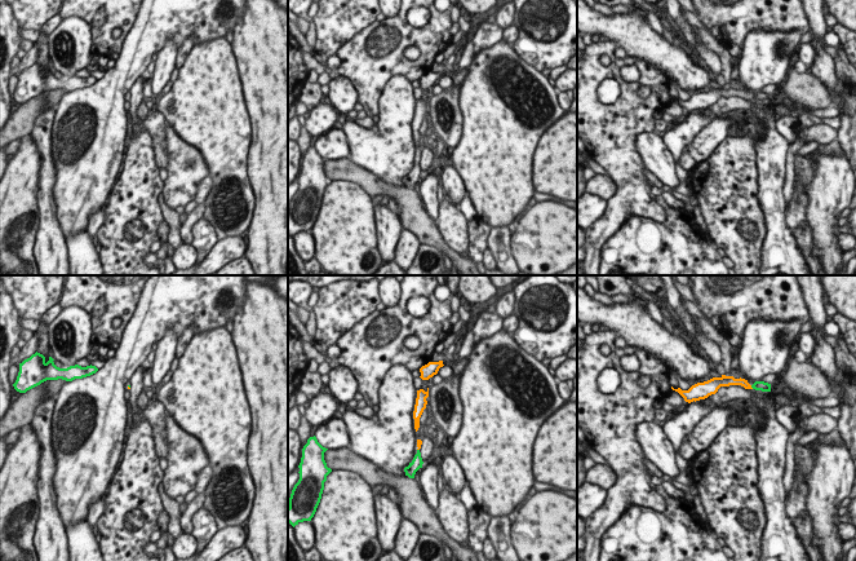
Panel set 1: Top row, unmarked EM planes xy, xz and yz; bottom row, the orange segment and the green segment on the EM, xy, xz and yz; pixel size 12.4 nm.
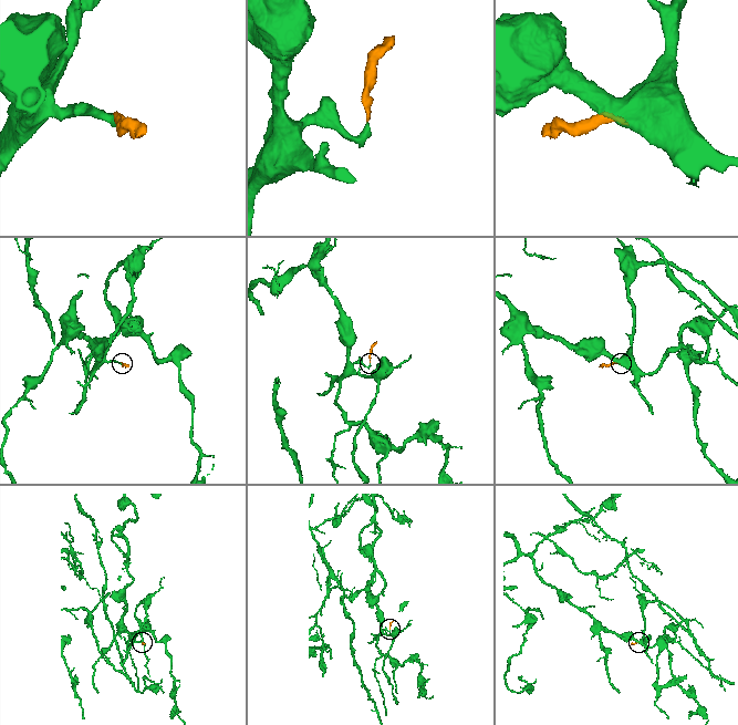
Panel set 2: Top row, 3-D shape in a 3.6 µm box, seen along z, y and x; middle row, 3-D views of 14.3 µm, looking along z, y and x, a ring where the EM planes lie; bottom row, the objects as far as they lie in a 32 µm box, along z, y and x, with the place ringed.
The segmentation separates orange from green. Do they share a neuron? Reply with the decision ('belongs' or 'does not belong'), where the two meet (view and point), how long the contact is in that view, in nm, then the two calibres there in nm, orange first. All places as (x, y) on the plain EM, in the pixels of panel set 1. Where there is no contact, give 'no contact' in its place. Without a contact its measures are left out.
belongs | yz (750, 97) | 60 nm | 100/130 nm

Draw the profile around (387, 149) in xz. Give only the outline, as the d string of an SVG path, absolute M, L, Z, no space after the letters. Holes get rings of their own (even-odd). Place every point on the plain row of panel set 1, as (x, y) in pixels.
M404 75L391 78L380 100L380 120L372 128L350 119L342 125L350 142L350 159L383 182L405 186L404 178L417 164L416 109L412 81Z

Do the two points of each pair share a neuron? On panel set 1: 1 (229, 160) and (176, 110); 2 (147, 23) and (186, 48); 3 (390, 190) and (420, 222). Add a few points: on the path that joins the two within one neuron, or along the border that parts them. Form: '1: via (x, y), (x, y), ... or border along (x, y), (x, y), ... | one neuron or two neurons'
1: via (216, 148), (189, 120) | one neuron
2: border along (195, 38), (189, 36), (180, 47) | two neurons
3: via (399, 195), (413, 210), (413, 213) | one neuron

